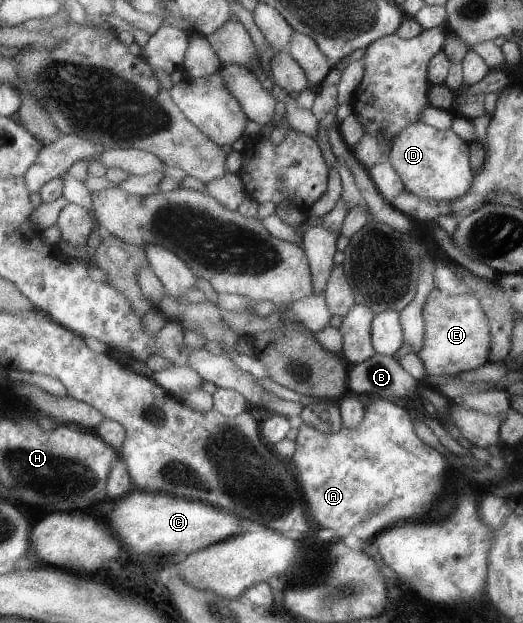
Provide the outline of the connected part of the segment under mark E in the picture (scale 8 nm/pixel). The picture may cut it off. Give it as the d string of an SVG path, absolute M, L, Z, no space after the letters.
M433 288L423 304L423 349L417 355L426 369L427 376L452 374L453 376L490 362L490 331L478 299L470 292L450 295Z

